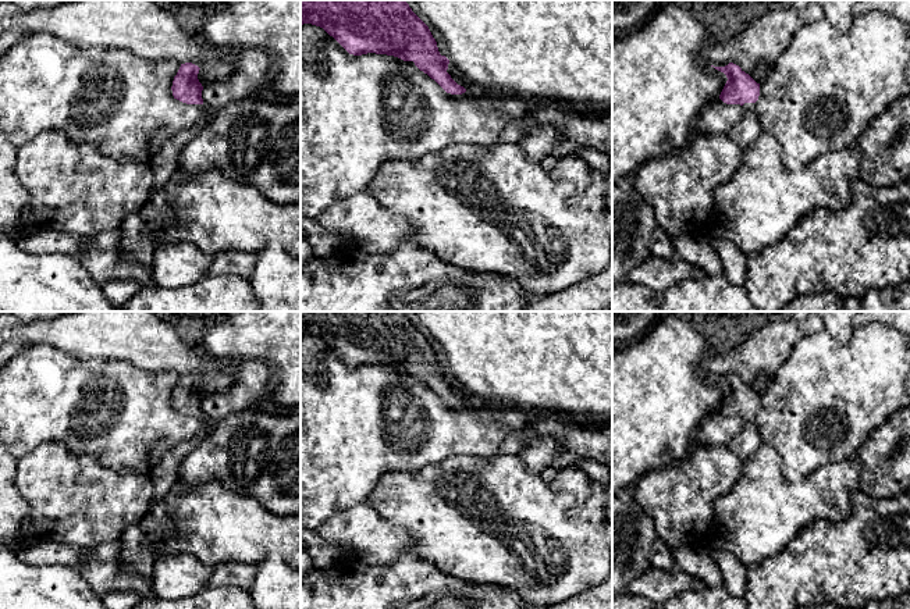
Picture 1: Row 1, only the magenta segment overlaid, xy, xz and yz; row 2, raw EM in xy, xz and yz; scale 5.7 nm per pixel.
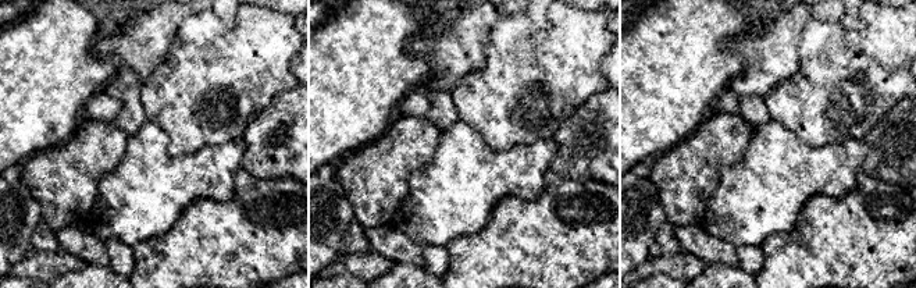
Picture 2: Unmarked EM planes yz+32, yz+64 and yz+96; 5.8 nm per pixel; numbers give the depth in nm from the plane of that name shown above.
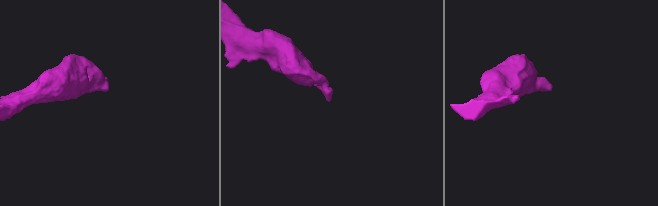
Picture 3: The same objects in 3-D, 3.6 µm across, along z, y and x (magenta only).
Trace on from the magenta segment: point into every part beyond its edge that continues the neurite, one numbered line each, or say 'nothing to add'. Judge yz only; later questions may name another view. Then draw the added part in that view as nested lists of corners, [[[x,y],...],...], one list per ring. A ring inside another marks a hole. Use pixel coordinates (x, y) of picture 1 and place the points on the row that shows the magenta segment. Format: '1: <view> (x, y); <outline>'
1: yz (747, 130); [[[744,103],[742,107],[744,110],[744,115],[736,125],[732,127],[728,136],[742,150],[744,150],[756,142],[763,131],[756,111],[756,103]]]

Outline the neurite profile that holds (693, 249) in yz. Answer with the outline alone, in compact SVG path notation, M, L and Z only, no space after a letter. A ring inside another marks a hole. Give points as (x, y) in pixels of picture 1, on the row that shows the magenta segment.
M680 235L673 239L675 254L686 263L701 268L707 275L722 275L718 253L701 235Z

